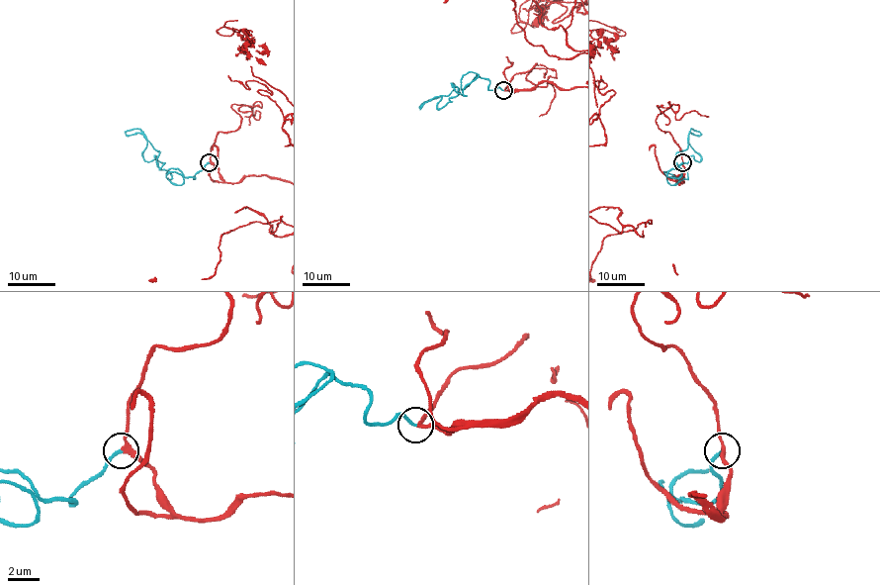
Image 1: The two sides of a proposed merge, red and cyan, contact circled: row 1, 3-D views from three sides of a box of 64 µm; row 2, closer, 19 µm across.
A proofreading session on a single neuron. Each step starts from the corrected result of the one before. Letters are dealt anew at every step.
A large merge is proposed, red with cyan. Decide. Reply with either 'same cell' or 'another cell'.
same cell

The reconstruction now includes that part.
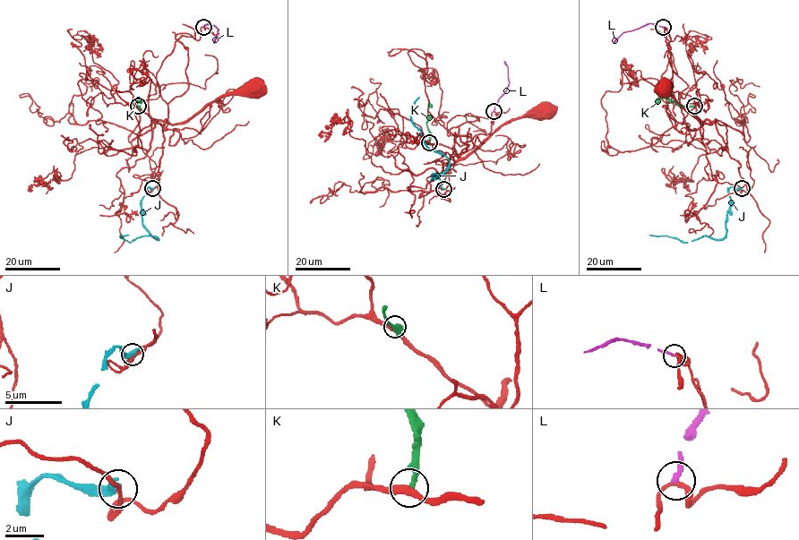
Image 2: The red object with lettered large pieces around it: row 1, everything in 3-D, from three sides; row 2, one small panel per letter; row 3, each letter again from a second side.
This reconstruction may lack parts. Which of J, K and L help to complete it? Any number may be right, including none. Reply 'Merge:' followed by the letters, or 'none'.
Merge: none

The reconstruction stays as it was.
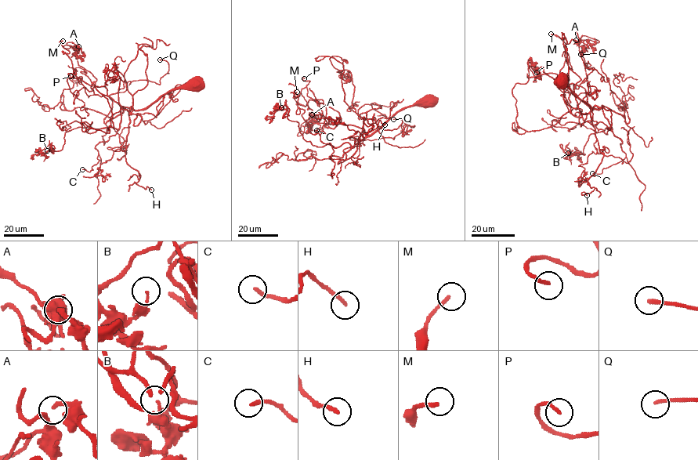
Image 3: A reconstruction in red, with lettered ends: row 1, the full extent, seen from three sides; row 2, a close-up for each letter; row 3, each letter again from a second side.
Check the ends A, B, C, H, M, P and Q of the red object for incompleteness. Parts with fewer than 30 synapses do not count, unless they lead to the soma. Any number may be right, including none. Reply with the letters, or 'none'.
C, M, P

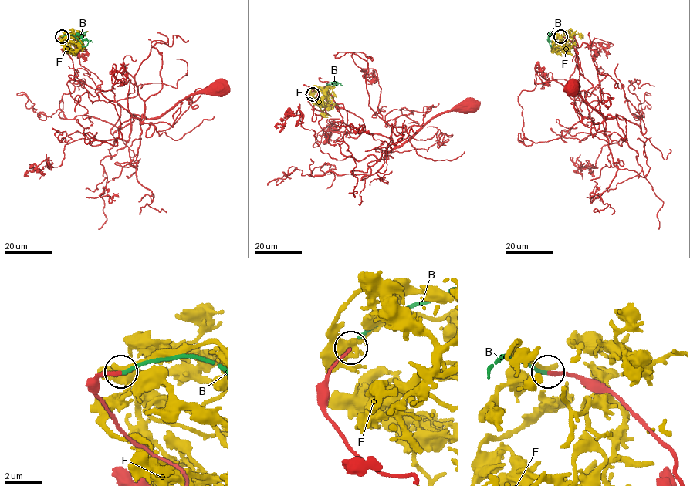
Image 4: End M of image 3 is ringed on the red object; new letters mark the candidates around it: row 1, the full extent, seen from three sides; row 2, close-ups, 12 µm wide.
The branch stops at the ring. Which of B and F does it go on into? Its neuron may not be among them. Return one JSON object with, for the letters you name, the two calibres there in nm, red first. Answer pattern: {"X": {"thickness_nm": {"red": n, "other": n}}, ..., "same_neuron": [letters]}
{"B": {"thickness_nm": {"red": 180, "other": 190}}, "same_neuron": ["B"]}

